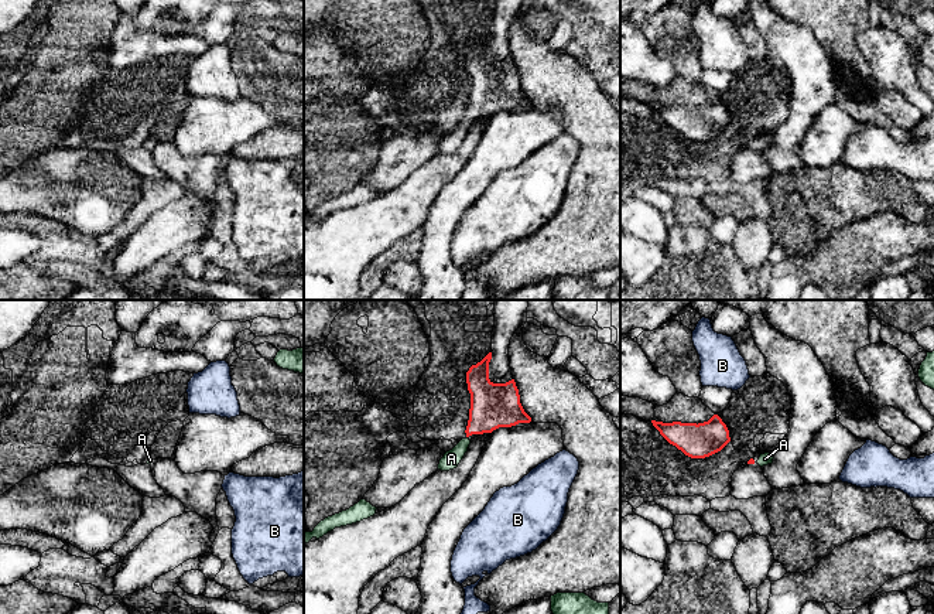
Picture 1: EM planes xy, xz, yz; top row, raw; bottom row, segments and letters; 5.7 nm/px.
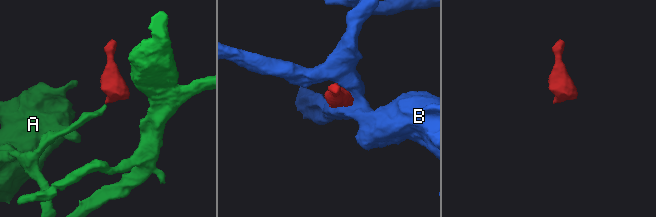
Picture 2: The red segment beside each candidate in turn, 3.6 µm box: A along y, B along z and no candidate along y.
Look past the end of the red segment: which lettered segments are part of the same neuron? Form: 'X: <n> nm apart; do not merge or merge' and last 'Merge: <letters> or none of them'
A: 0 nm apart; merge
B: 160 nm apart; do not merge
Merge: A

